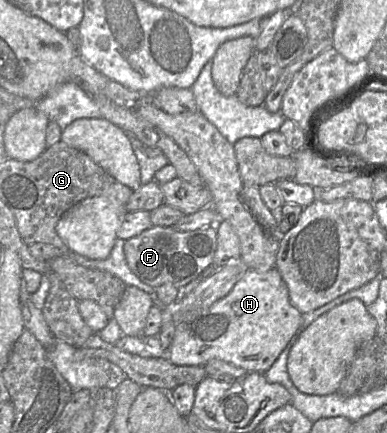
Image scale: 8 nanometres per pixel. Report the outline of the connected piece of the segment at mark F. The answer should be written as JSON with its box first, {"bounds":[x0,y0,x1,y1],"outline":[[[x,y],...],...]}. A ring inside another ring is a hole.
{"bounds":[124,225,217,288],"outline":[[[214,225],[192,231],[153,226],[127,239],[124,244],[129,268],[142,282],[154,288],[165,283],[178,288],[187,285],[213,264],[216,249],[217,230]]]}

